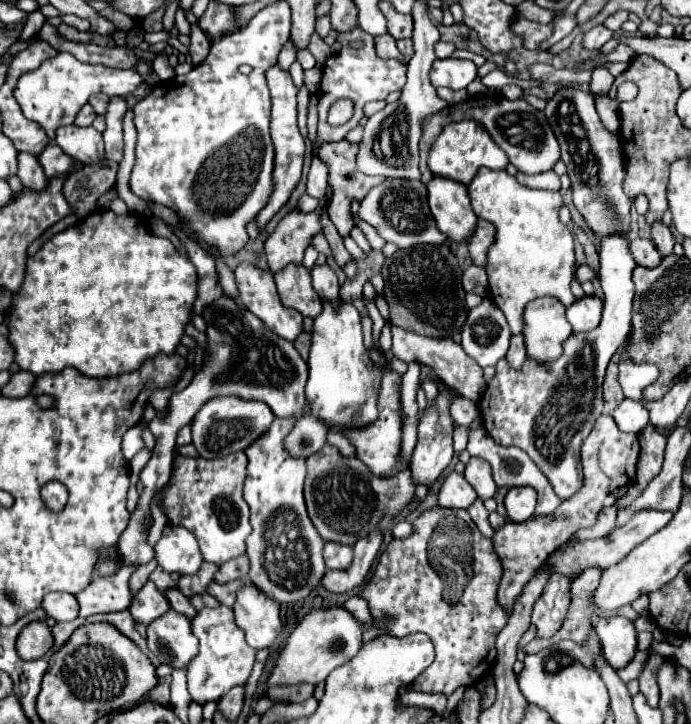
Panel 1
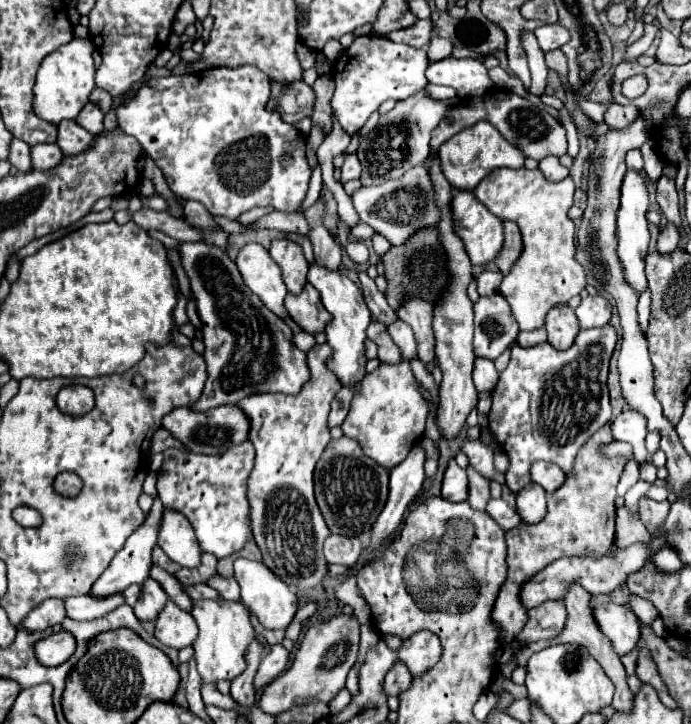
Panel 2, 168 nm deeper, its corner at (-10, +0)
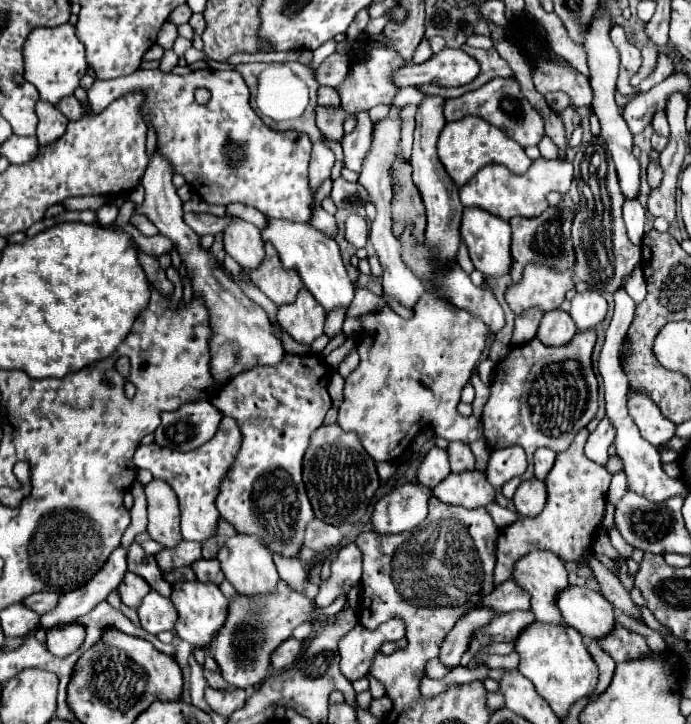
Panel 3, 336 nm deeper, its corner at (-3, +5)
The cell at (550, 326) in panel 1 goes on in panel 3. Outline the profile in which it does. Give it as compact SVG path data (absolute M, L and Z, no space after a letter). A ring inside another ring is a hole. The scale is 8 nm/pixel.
M556 309L556 311L544 313L536 337L538 337L544 345L560 347L560 345L568 343L574 335L576 335L576 325L574 325L572 317L570 317L566 311Z

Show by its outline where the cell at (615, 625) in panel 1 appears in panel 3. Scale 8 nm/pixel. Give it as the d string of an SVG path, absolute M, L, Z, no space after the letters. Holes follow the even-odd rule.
M568 587L556 599L556 605L562 611L564 621L574 627L586 639L604 637L616 629L616 611L602 593L596 593L588 587Z

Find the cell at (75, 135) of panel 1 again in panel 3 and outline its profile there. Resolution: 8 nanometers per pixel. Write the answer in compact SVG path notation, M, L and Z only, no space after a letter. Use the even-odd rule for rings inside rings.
M38 101L36 115L40 119L38 133L36 133L40 145L50 145L52 141L56 141L56 137L62 137L68 125L68 119L54 105L48 105L46 101Z

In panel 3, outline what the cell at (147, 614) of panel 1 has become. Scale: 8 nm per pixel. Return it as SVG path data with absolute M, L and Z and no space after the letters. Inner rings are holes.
M128 571L124 581L120 583L118 593L120 593L120 599L124 605L136 609L136 607L140 607L140 601L144 599L144 595L150 593L150 585L142 577L138 577L136 573Z

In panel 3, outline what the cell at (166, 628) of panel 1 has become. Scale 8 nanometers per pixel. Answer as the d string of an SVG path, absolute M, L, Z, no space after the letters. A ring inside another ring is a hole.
M150 591L142 599L138 607L138 615L140 615L142 629L146 629L152 635L158 635L162 631L174 631L176 617L178 617L172 601L156 591Z

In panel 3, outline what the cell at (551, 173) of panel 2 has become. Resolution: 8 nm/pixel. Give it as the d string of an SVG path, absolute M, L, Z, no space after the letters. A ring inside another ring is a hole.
M544 137L540 143L538 143L538 149L542 153L544 159L558 159L558 147L554 145L554 141L550 137Z

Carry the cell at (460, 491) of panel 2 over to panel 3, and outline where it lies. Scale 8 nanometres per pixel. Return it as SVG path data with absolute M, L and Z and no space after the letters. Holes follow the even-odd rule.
M430 449L428 455L424 457L422 465L418 467L418 479L424 487L434 489L440 481L444 481L444 477L448 477L450 473L450 465L448 465L448 453L444 449Z

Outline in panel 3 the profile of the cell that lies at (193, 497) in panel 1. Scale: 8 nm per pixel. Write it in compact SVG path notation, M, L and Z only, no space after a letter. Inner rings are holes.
M224 417L218 433L212 437L212 441L204 443L202 447L188 453L180 453L168 447L160 447L156 443L140 445L134 455L134 463L140 469L148 469L154 475L154 479L162 479L174 489L180 501L182 537L186 541L204 543L206 539L214 537L218 529L220 513L216 509L216 493L220 493L220 481L224 481L224 473L232 469L232 461L236 459L238 451L240 451L240 429L232 417Z

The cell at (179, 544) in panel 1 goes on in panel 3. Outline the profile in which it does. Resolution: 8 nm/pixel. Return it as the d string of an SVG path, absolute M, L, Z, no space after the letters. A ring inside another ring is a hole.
M150 481L146 487L148 497L148 535L164 549L174 549L180 537L180 511L174 491L164 481Z

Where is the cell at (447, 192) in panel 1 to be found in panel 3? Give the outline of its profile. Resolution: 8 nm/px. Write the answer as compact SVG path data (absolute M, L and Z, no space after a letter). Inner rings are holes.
M464 207L462 213L462 241L468 247L474 267L484 275L502 275L510 269L510 225L508 221L490 215L478 207Z

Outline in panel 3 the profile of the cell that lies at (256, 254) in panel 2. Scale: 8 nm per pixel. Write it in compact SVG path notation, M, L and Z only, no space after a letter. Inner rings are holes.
M236 219L224 231L224 247L242 269L256 269L264 261L264 241L260 231L242 219Z

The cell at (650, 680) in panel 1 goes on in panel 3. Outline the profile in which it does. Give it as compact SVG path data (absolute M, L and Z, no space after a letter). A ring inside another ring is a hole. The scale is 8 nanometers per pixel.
M620 625L608 637L600 639L598 643L604 651L610 653L610 657L616 663L632 661L632 657L644 657L644 653L650 653L650 647L640 633L620 627Z

